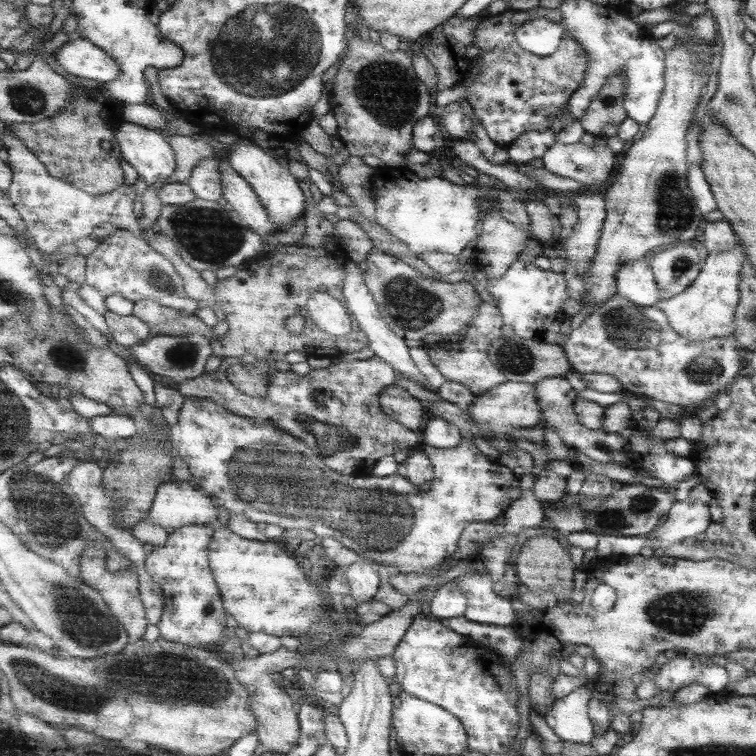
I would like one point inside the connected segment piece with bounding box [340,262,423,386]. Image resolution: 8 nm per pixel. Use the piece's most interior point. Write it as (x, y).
(357, 302)

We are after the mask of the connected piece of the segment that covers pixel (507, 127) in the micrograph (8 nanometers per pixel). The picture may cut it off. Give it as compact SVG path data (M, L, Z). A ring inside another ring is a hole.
M537 5L524 11L508 9L499 14L487 15L473 30L471 45L481 51L478 55L480 66L475 80L467 86L465 99L487 136L498 145L506 147L523 131L543 132L553 118L557 118L562 126L575 119L565 106L571 93L583 80L588 64L586 51L567 33L541 56L524 52L517 46L513 31L525 21L539 16L545 21L561 20L558 9L545 9Z

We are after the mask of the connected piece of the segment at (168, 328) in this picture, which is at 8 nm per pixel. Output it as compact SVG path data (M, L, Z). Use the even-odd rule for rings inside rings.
M144 299L135 303L134 316L142 319L151 329L153 336L203 334L212 341L217 340L203 320L195 315L187 315L181 311L171 309L153 300Z

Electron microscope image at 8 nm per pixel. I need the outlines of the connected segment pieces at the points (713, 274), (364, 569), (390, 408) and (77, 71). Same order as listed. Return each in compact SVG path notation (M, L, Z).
M736 241L729 251L707 255L698 276L680 294L666 300L659 300L655 306L665 314L670 330L689 342L707 338L729 337L733 331L734 308L738 302L737 286L741 258L744 258L741 242Z
M357 560L342 568L349 585L349 596L358 604L372 600L379 586L376 568L367 560Z
M391 385L379 397L381 411L401 426L419 433L423 426L423 406L403 388Z
M79 37L67 41L56 54L60 67L81 79L110 83L120 76L117 60L89 39Z

